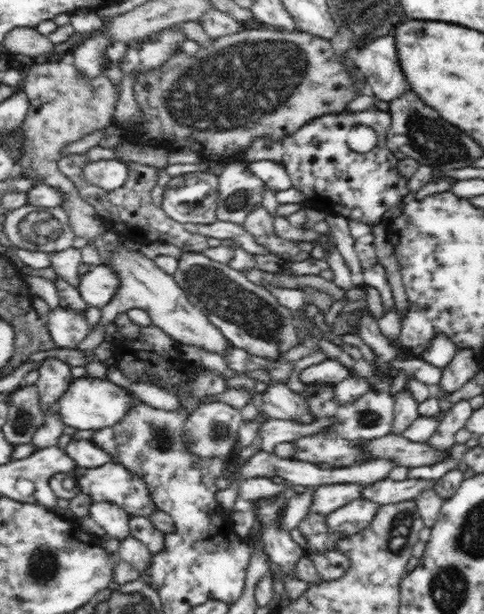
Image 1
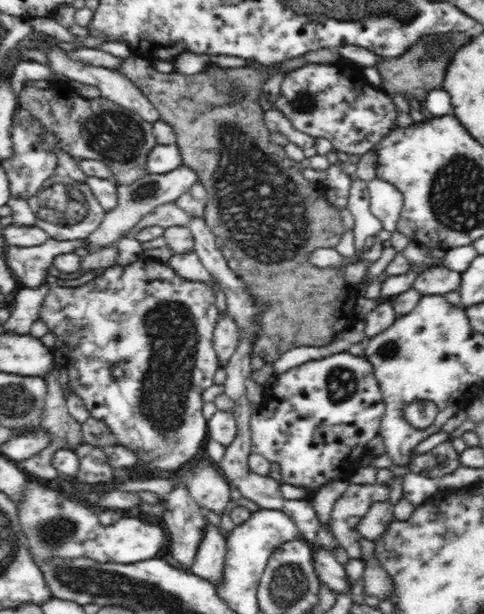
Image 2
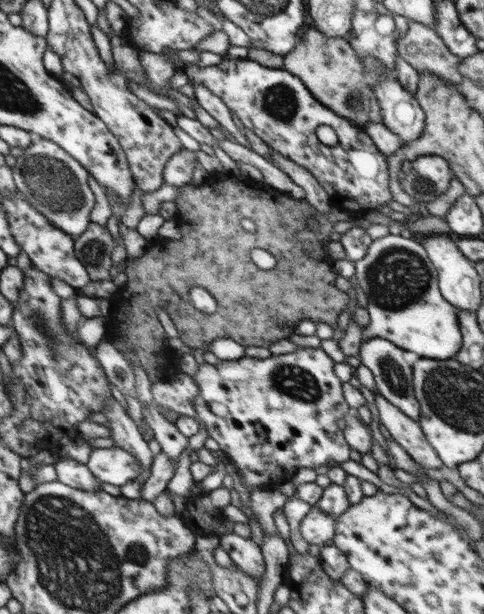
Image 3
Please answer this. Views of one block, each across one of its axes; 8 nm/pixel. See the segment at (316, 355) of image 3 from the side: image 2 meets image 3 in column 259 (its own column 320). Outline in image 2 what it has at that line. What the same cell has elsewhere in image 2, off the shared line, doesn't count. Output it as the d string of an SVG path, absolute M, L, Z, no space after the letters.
M340 352L328 358L309 360L276 374L274 384L264 386L262 403L250 416L251 449L271 463L278 464L282 483L304 488L308 499L330 481L348 481L352 468L368 452L368 442L379 434L384 410L386 403L373 366L364 357Z

